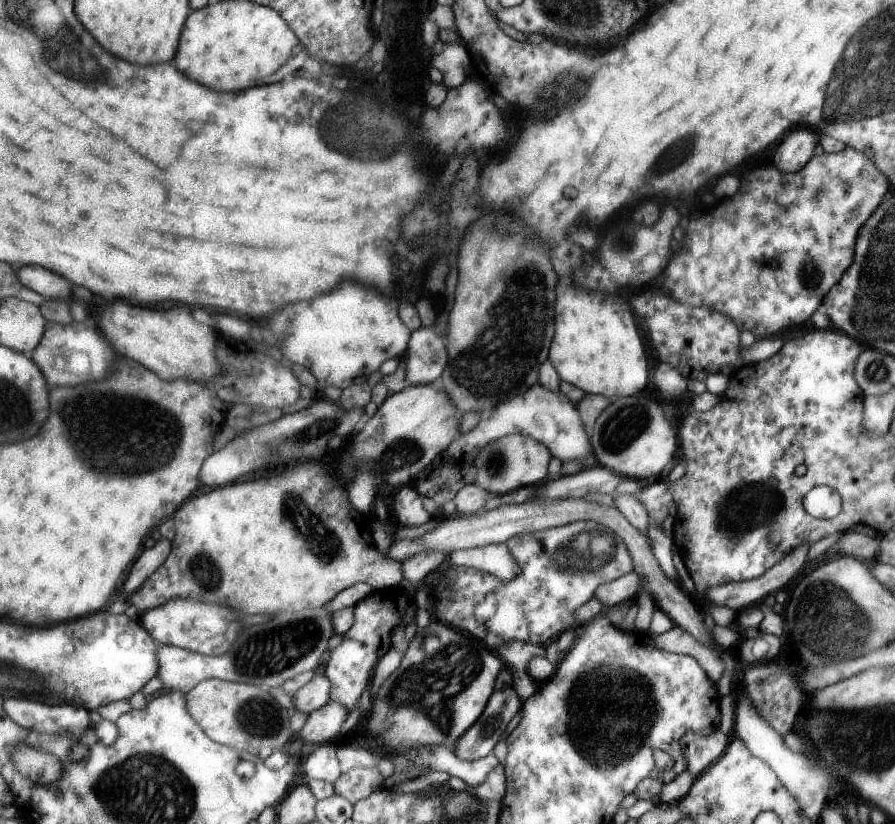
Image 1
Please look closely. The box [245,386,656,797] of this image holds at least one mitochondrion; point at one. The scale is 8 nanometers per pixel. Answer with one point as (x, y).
(423, 686)

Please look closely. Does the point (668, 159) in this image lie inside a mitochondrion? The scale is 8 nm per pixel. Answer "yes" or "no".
yes

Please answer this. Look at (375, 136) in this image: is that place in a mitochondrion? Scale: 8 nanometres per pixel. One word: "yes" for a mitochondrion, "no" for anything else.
yes

